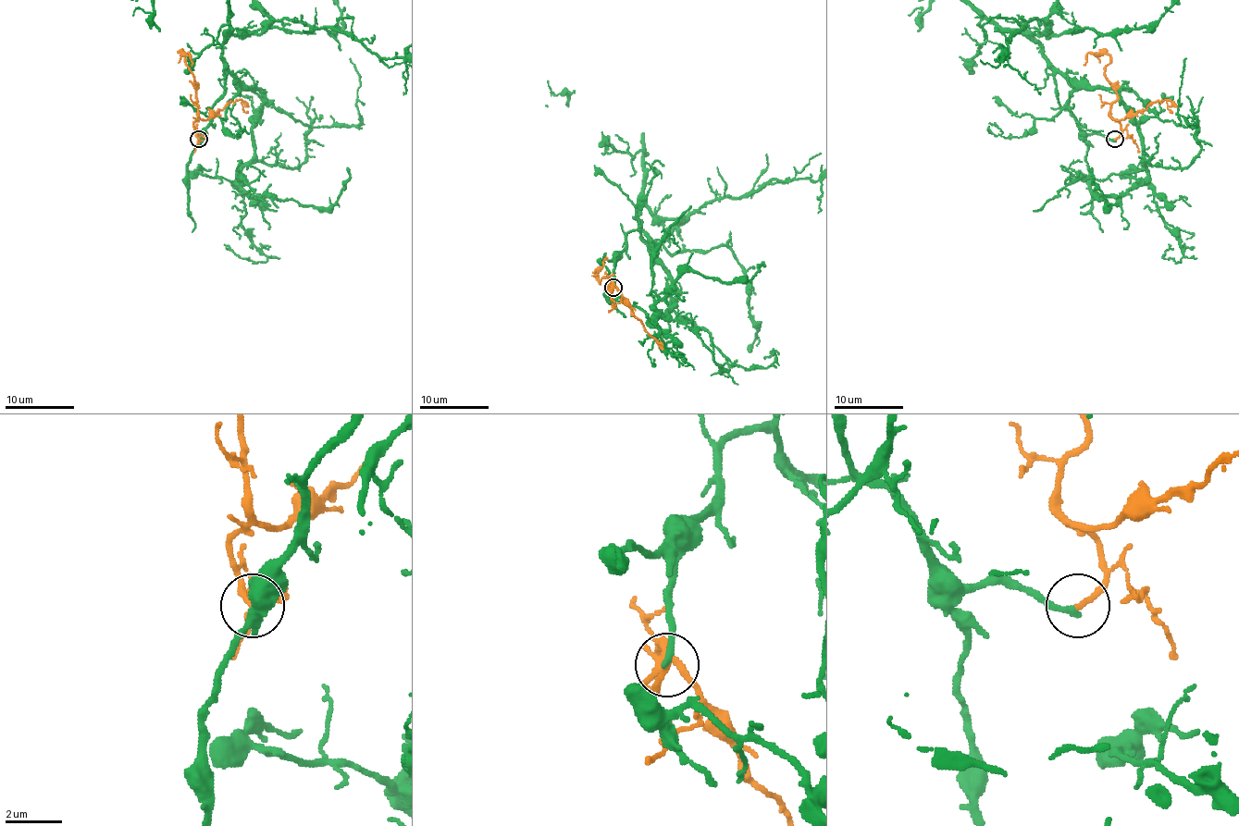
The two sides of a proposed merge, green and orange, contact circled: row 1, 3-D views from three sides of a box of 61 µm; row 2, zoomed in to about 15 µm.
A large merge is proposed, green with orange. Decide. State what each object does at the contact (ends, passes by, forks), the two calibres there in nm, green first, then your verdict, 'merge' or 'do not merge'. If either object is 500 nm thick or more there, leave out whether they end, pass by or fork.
green ends; orange ends; calibres 240 and 190 nm; do not merge

